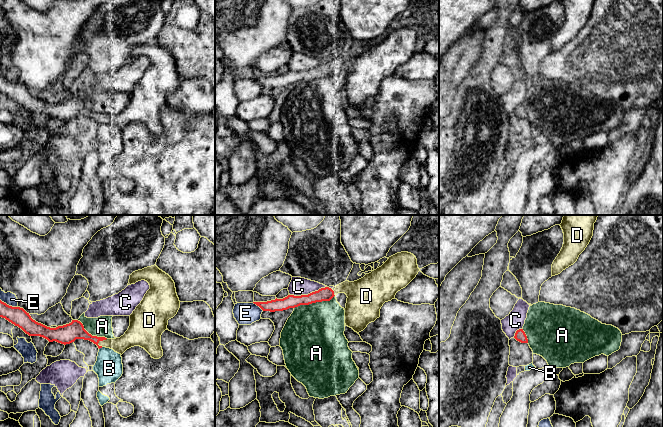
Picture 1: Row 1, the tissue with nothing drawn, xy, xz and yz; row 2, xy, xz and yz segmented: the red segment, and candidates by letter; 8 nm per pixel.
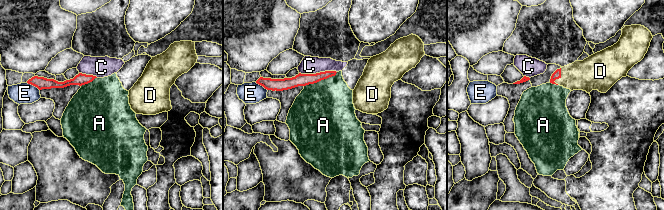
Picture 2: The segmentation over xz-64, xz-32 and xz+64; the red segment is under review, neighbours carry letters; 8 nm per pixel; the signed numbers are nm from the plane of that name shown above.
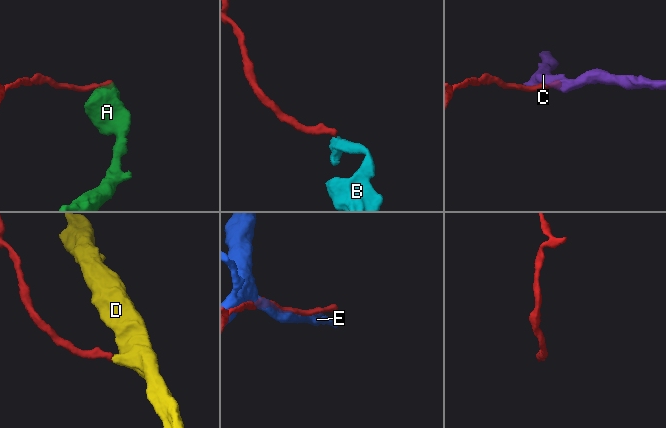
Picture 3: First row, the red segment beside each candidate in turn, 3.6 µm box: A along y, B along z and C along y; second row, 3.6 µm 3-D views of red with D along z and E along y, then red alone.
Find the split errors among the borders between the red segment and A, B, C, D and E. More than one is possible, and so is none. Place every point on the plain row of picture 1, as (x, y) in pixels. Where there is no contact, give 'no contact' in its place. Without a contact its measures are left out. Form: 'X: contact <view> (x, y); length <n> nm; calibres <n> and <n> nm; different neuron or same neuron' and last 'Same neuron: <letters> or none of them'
A: contact xz (314, 78); length 340 nm; calibres 110 and 480 nm; different neuron
B: contact xy (100, 123); length 40 nm; calibres 140 and 220 nm; different neuron
C: contact xz (308, 70); length 300 nm; calibres 110 and 150 nm; different neuron
D: contact xy (101, 116); length 90 nm; calibres 140 and 140 nm; same neuron
E: contact xy (8, 81); length 160 nm; calibres 150 and 100 nm; different neuron
Same neuron: D

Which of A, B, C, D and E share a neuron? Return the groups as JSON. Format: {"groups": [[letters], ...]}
{"groups": [["A"], ["B"], ["C"], ["D"], ["E"]]}

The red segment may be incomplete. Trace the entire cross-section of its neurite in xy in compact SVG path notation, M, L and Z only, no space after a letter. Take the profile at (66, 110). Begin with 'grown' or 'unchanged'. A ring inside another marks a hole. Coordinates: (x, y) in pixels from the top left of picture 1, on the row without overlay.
grown | M156 41L133 48L128 61L141 56L147 57L150 65L130 91L130 102L120 114L92 112L78 96L50 104L33 96L23 84L9 82L1 76L0 93L18 102L29 112L40 112L49 118L66 121L76 115L84 115L93 118L99 125L110 124L121 131L131 123L140 122L152 134L159 135L163 132L161 111L167 106L168 96L177 90L180 77L172 54Z

